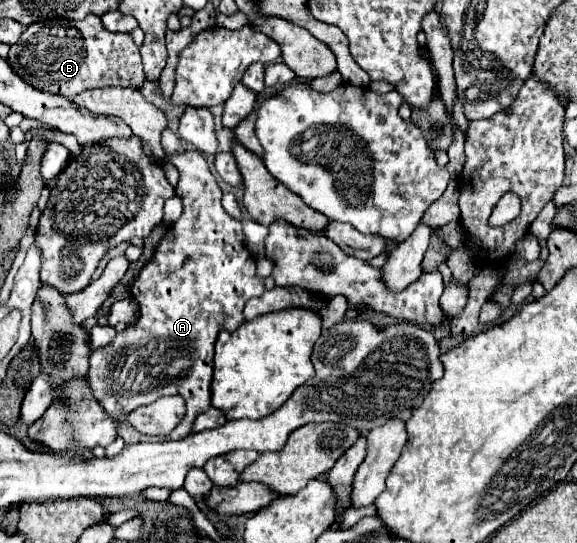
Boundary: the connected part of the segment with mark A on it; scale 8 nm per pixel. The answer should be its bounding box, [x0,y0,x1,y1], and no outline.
[88,151,264,441]

